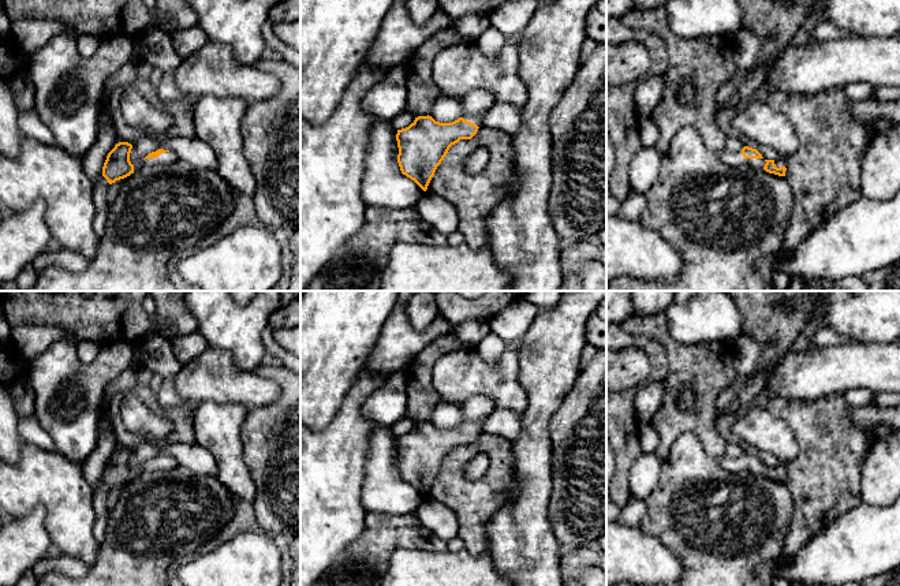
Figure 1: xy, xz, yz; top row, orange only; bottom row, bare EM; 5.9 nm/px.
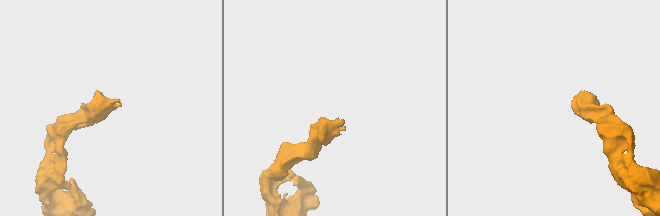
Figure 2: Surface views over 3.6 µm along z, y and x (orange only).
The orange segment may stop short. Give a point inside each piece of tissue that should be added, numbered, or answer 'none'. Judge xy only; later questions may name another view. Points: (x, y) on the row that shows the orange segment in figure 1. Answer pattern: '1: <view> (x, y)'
1: xy (168, 157)

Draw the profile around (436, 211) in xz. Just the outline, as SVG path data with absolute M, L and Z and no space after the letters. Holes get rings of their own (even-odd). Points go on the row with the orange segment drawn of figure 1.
M423 191L415 209L440 234L448 236L458 231L458 210L445 198Z

